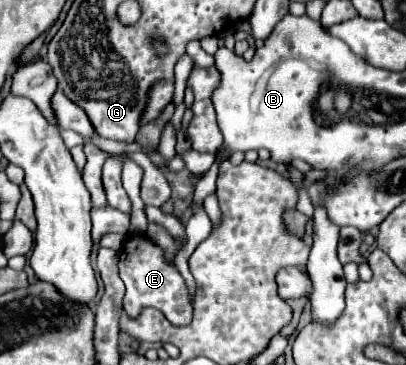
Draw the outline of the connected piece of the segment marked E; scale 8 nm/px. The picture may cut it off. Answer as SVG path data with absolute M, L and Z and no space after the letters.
M130 234L120 250L120 278L126 284L126 296L124 296L124 310L130 314L130 318L136 318L144 306L152 306L160 310L172 324L184 326L192 320L192 304L188 296L188 286L182 274L172 266L164 250L150 242L146 236Z

